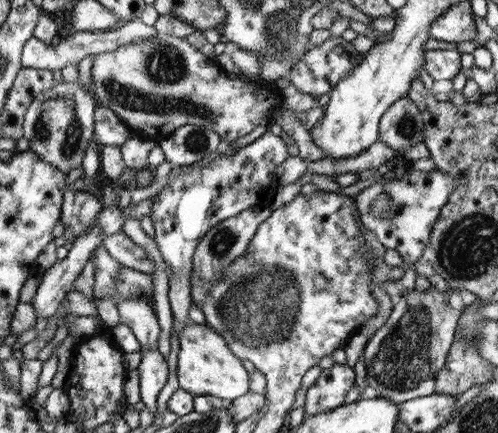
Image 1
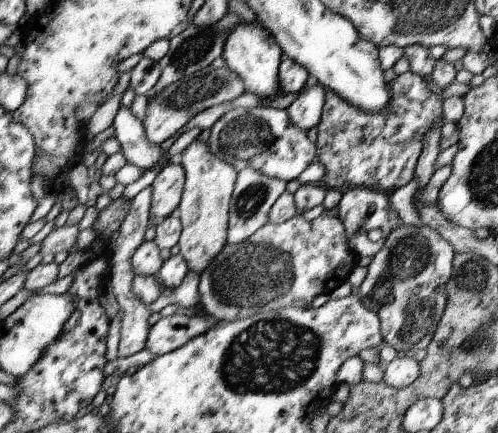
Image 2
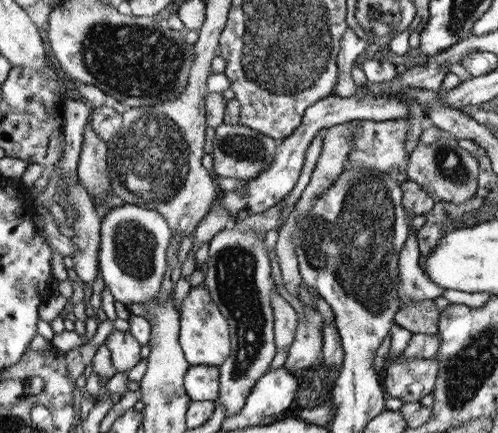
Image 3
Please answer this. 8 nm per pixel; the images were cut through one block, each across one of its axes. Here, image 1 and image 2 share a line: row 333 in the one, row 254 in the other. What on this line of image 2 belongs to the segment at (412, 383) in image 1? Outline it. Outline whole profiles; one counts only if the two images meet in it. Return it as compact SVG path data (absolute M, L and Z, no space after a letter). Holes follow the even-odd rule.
M399 226L389 232L385 246L371 258L371 262L367 264L367 276L357 288L357 296L363 302L363 306L375 312L375 316L379 318L383 346L395 348L397 354L413 354L417 348L429 346L447 304L445 286L453 276L453 258L455 258L453 246L429 226L421 226L421 228Z

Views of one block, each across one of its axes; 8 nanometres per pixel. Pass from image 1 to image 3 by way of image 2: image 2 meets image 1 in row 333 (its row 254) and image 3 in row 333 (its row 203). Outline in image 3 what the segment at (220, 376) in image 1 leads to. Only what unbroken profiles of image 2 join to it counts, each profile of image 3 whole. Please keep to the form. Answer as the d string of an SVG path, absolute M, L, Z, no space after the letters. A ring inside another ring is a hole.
M195 286L187 292L185 300L179 304L179 344L189 364L197 366L221 366L231 356L229 322L221 314L219 306L213 302L205 286Z

